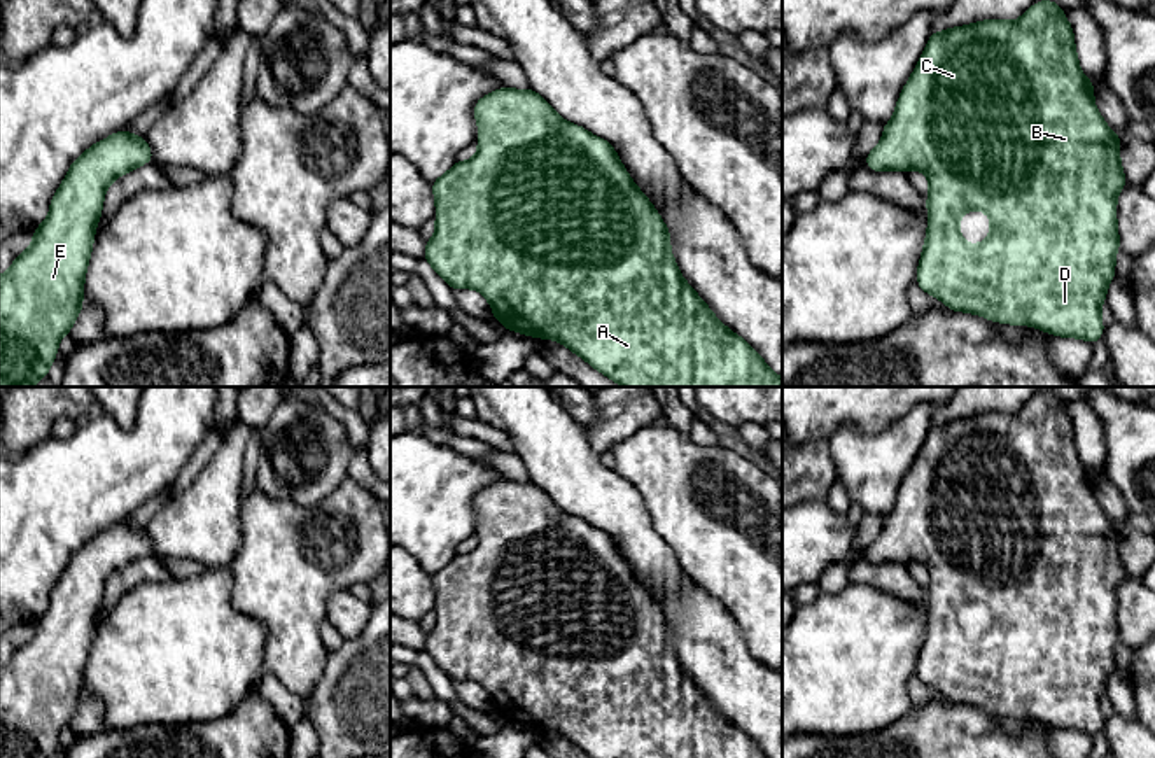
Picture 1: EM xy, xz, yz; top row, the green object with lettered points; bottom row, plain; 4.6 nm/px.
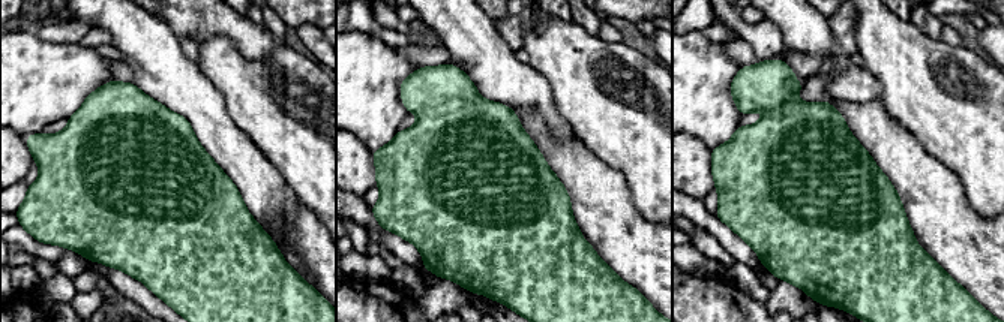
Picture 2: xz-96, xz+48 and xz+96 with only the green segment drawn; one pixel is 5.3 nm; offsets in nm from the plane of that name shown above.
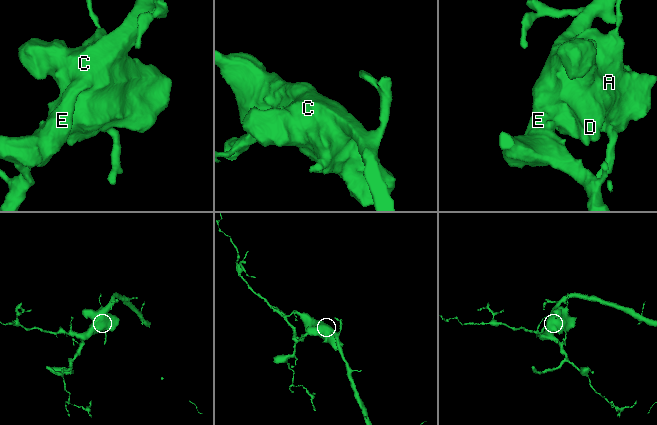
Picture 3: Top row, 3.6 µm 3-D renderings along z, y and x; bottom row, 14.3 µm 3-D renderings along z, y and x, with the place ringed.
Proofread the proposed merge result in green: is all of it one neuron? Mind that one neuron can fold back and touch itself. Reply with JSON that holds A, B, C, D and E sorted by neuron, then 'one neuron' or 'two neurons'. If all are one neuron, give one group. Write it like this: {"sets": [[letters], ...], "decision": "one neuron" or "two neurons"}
{"sets": [["A", "B", "C", "D", "E"]], "decision": "one neuron"}

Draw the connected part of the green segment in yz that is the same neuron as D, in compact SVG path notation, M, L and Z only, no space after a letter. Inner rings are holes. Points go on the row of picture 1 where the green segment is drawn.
M1052 0L1036 2L1017 21L985 19L966 26L931 33L922 58L901 89L894 116L886 123L880 144L864 158L872 172L920 170L929 179L928 235L919 259L917 285L945 303L952 312L982 315L992 322L1034 326L1048 334L1082 338L1094 345L1102 338L1101 303L1115 271L1115 257L1120 247L1116 226L1116 196L1125 187L1125 173L1120 165L1120 135L1111 131L1094 103L1094 82L1080 70L1073 26L1062 14L1064 7ZM971 210L982 210L990 217L990 235L978 245L968 245L959 233L959 219Z

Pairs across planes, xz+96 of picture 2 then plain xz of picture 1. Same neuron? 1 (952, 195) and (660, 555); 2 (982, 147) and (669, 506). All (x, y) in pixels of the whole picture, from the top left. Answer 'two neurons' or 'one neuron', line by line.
1: two neurons
2: one neuron

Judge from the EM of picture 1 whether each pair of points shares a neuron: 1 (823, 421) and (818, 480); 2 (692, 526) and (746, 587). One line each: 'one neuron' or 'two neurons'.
1: two neurons
2: one neuron

